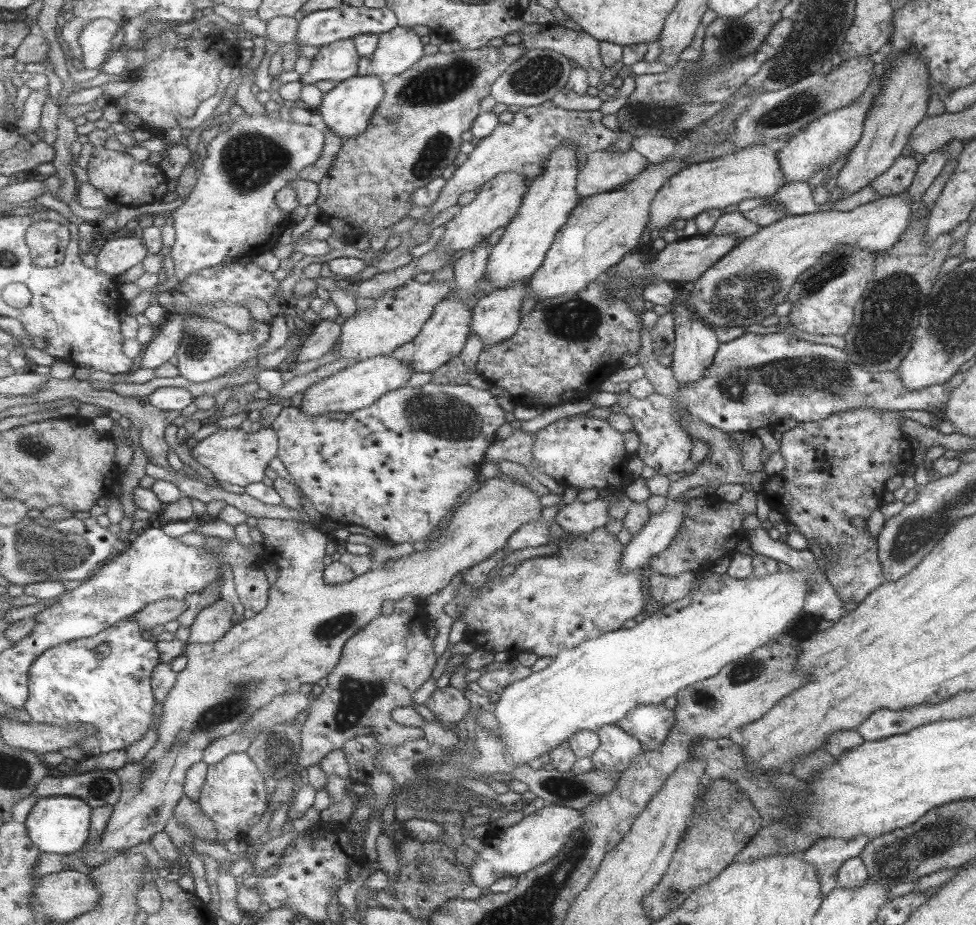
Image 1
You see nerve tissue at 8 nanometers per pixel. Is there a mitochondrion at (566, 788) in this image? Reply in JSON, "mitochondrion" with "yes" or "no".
{"mitochondrion":"yes"}

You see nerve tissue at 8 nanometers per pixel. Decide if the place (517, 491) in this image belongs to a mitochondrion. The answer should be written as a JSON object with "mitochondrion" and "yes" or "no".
{"mitochondrion":"no"}

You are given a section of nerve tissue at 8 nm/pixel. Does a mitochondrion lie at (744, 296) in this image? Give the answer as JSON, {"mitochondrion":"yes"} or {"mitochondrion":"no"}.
{"mitochondrion":"yes"}

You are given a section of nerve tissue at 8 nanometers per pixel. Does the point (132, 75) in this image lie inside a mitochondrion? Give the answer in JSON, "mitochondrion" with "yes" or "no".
{"mitochondrion":"no"}

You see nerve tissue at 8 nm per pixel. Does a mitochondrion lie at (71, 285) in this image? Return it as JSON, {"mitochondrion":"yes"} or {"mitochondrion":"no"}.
{"mitochondrion":"no"}

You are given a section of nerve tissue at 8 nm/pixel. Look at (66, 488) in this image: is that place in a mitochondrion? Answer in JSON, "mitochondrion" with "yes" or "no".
{"mitochondrion":"no"}

